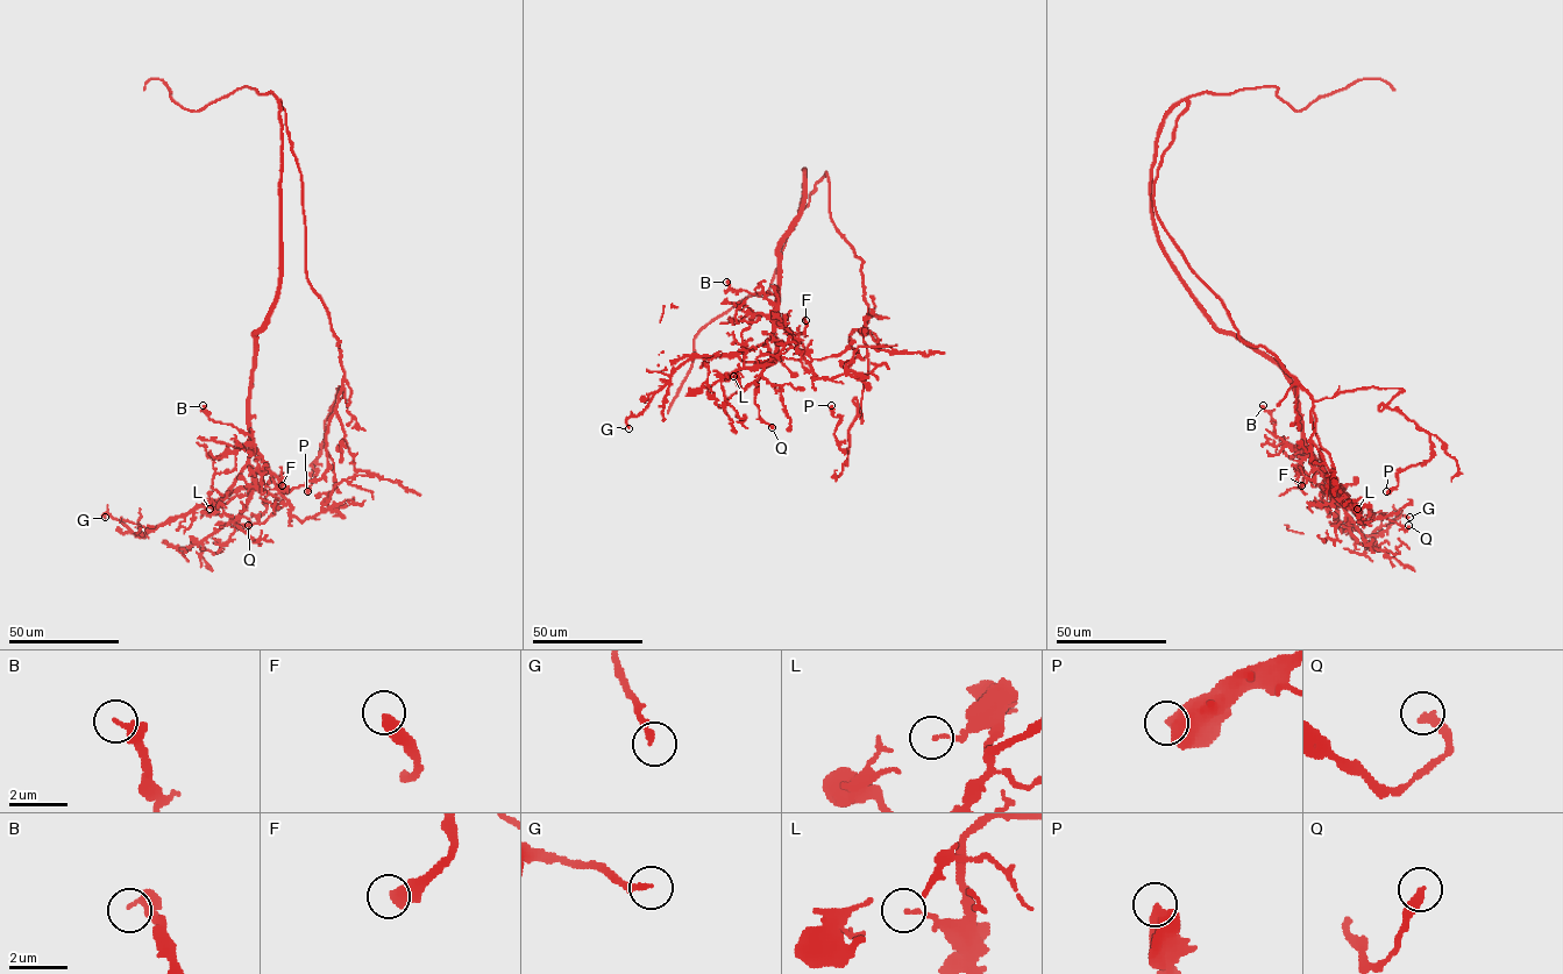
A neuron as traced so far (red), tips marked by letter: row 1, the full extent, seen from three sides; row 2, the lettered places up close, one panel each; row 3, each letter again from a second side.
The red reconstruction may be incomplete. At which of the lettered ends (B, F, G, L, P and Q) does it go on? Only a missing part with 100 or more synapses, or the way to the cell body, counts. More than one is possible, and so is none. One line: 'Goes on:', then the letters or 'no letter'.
Goes on: no letter

